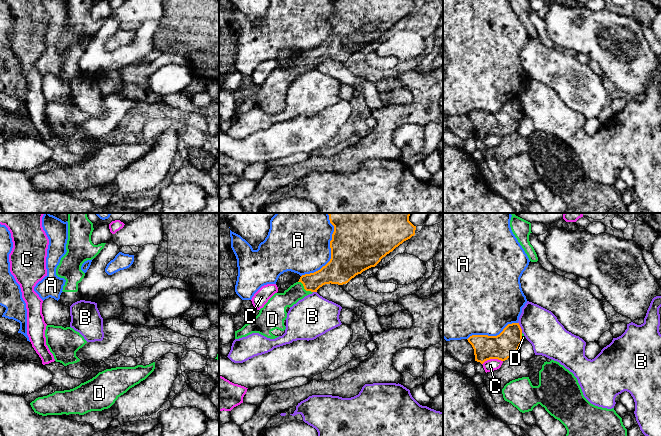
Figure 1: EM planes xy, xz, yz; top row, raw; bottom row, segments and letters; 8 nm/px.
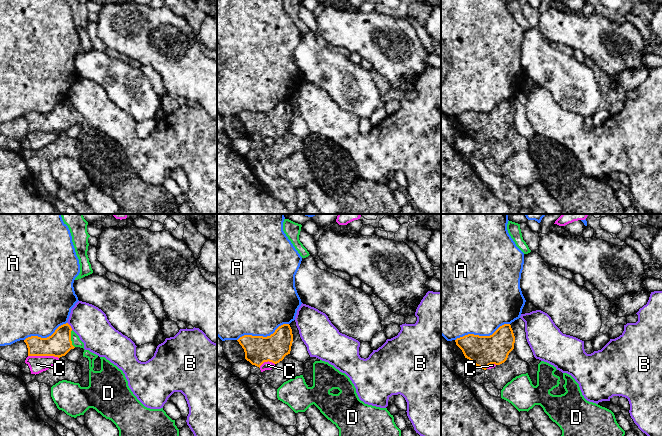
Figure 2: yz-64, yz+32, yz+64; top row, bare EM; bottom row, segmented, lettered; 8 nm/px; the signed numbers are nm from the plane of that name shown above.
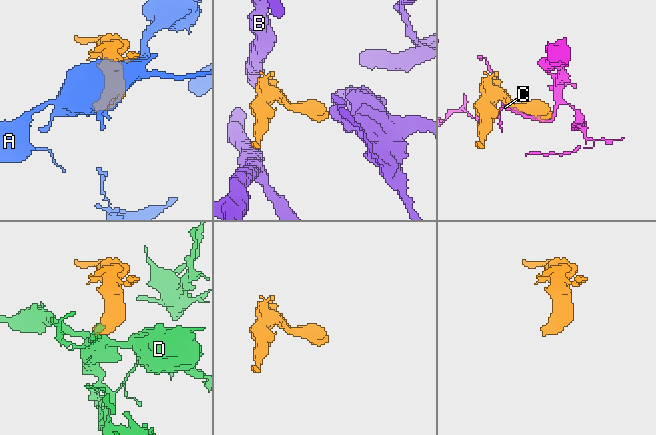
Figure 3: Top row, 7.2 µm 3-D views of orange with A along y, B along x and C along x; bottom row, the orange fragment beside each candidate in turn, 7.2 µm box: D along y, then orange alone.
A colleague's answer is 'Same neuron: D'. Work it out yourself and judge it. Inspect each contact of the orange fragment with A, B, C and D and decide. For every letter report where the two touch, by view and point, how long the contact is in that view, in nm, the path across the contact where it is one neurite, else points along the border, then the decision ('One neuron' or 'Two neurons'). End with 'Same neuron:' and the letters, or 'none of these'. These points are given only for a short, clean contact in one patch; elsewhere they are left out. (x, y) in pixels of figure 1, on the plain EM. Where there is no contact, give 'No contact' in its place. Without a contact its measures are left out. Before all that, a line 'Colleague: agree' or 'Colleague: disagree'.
Colleague: agree
A: Touches orange at xz (331, 32). Shared border 500 nm. Two neurons
B: Touches orange at yz (520, 103). Shared border 90 nm. Boundary: yz (518, 98), (522, 108). Two neurons
C: Touches orange at yz (492, 134). Shared border 170 nm. Two neurons
D: Touches orange at xz (304, 64). Shared border 150 nm. Path across: xz (331, 49), (309, 59), (304, 64), (278, 79). One neuron
Same neuron: D

